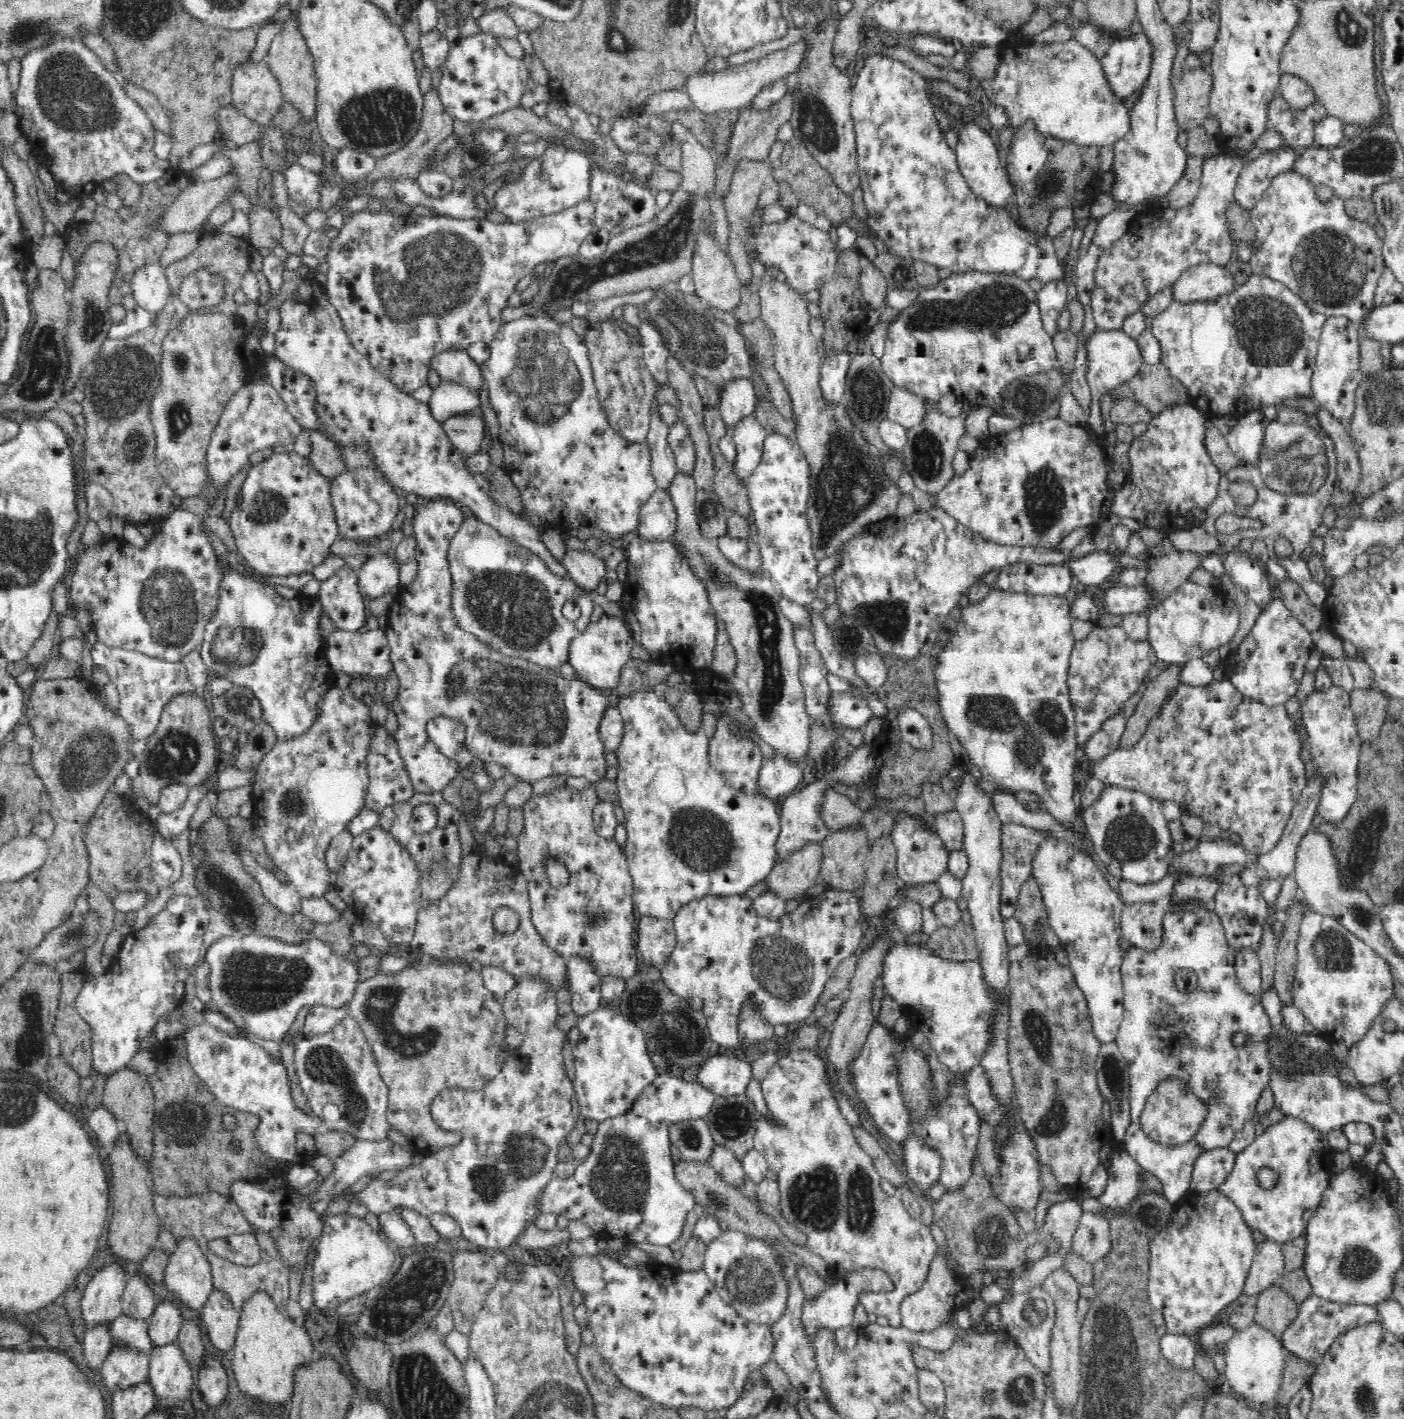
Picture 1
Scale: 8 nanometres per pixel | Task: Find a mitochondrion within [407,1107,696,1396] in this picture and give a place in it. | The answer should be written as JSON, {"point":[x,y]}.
{"point":[526,1153]}

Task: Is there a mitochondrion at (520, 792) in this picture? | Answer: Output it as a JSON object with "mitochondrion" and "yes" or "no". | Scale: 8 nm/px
{"mitochondrion":"no"}

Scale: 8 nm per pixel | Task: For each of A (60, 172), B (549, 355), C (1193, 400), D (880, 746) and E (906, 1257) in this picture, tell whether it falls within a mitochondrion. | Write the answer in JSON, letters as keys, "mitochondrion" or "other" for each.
{"A":"other","B":"mitochondrion","C":"other","D":"other","E":"other"}

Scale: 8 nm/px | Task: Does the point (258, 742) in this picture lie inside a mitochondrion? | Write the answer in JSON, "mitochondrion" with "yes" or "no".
{"mitochondrion":"no"}

